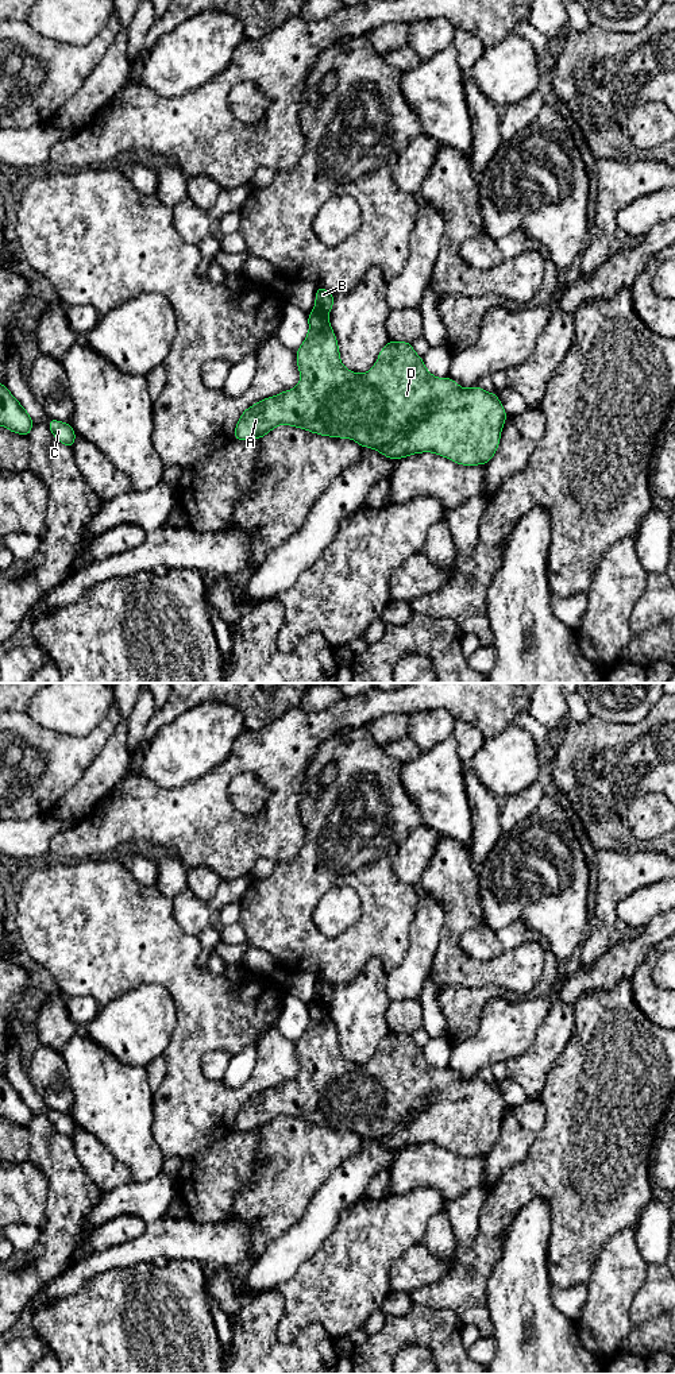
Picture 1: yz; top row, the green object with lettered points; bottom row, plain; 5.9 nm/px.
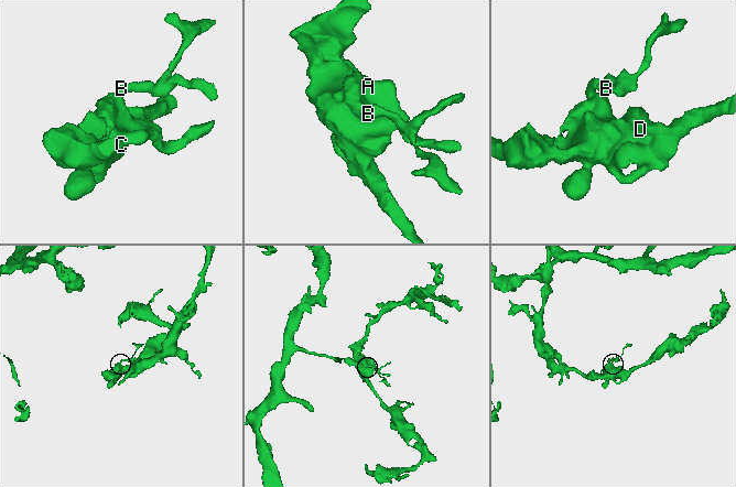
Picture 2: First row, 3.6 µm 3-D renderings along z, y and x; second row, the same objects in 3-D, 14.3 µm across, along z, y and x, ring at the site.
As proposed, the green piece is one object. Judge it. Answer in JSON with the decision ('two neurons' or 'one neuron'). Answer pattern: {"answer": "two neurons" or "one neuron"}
{"answer": "two neurons"}

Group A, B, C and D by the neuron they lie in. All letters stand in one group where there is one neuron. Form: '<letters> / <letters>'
A C D / B

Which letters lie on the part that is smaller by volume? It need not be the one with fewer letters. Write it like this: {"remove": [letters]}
{"remove": ["B"]}

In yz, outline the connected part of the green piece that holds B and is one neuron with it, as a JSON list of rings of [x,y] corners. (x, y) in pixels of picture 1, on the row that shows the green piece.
[[[317,287],[315,309],[328,313],[332,308],[333,308],[333,293],[324,287]]]

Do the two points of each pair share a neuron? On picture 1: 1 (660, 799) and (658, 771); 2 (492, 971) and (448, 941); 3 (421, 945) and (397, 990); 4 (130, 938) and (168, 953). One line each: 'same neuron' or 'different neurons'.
1: different neurons
2: same neuron
3: same neuron
4: same neuron

